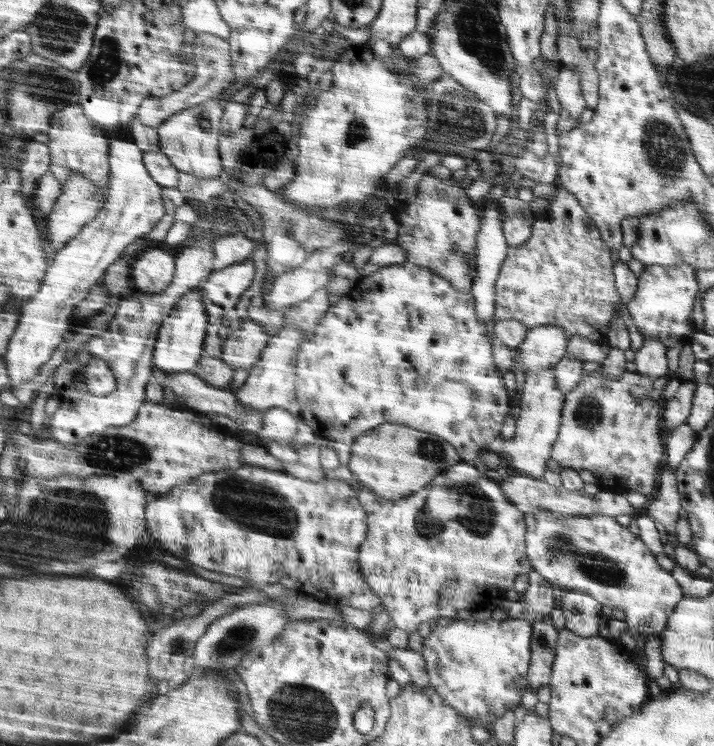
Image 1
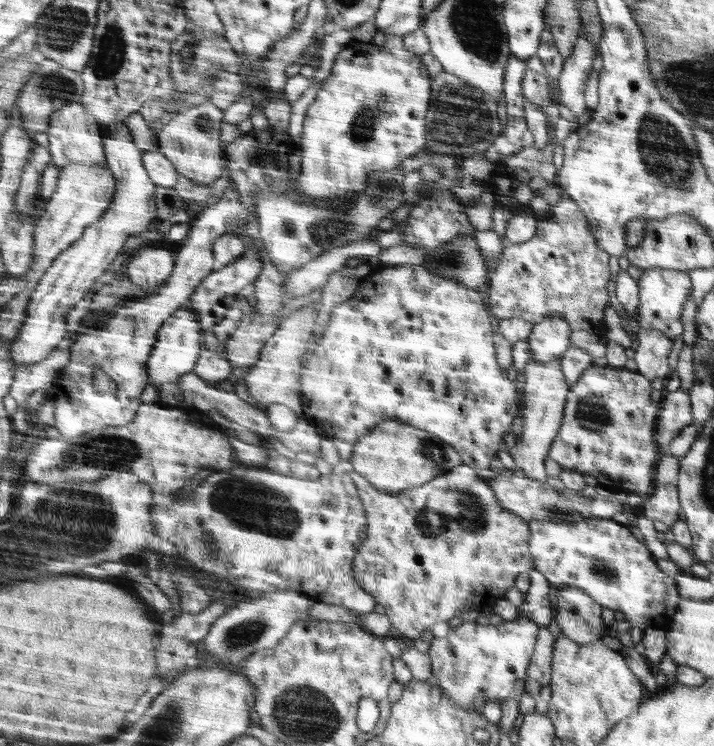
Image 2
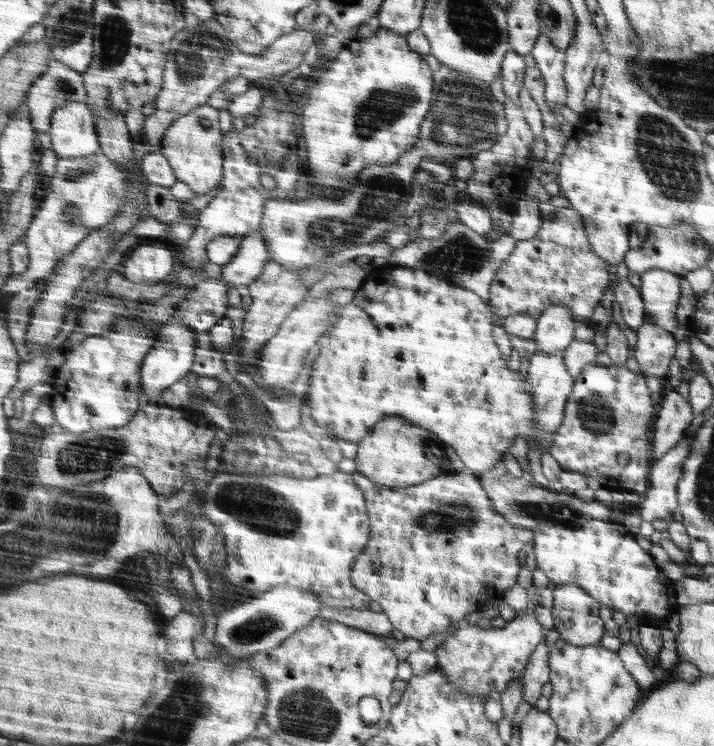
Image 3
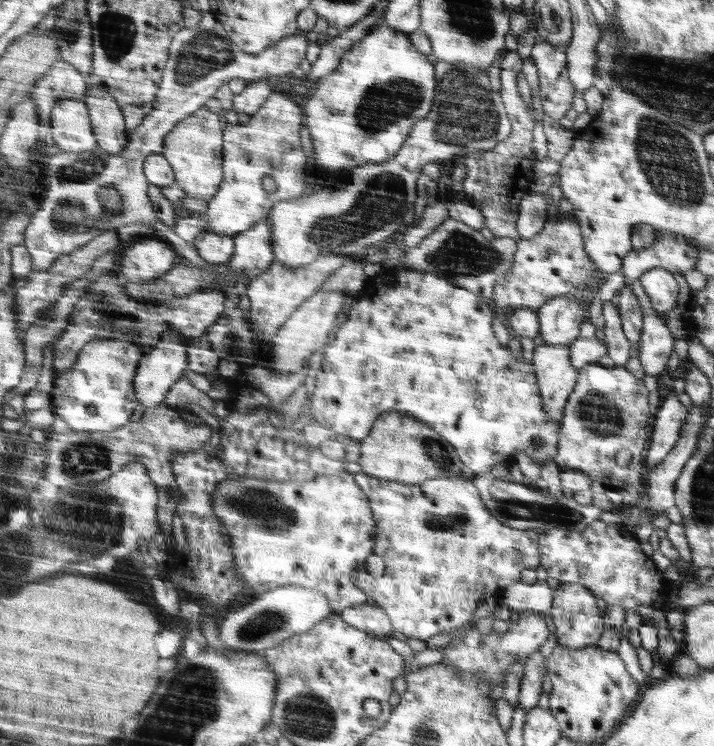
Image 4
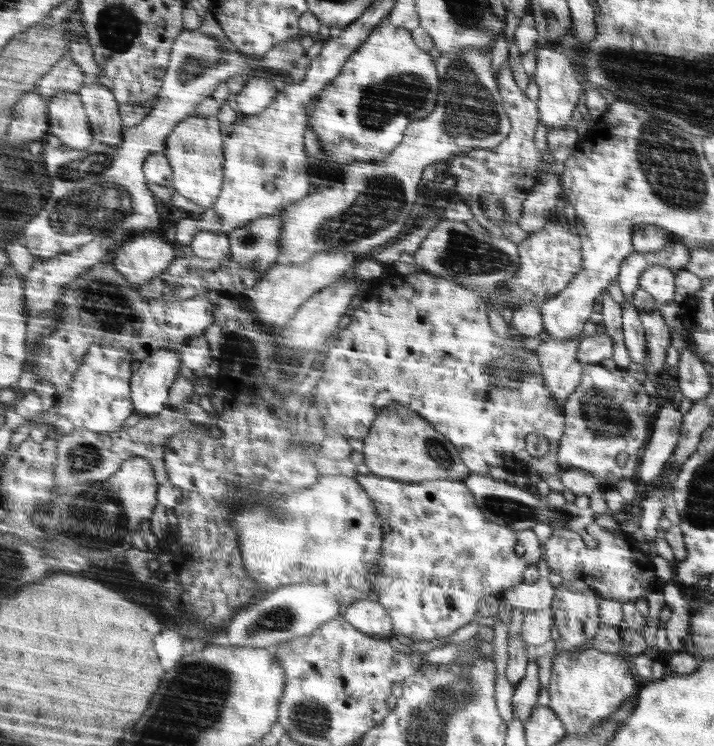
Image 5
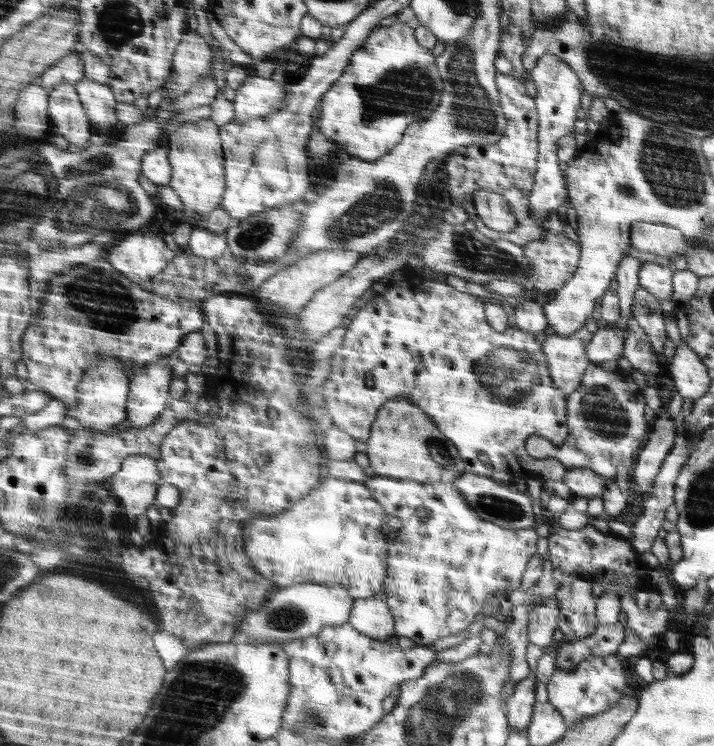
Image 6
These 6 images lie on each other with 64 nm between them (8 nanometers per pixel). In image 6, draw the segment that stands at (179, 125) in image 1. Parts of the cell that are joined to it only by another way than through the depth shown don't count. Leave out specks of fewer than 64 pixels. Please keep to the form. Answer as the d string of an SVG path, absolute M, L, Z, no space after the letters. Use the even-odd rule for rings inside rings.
M210 119L182 124L169 136L169 158L173 166L171 186L181 197L185 211L208 216L218 208L226 189L226 154L222 154L218 126Z

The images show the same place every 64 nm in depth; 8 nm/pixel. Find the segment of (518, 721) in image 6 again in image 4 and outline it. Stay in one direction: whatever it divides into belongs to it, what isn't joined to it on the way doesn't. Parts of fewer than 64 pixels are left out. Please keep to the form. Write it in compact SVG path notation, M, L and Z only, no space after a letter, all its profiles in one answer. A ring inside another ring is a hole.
M536 650L524 662L524 674L518 693L518 707L522 707L526 712L537 707L540 700L542 681L547 673L545 660L546 657Z

